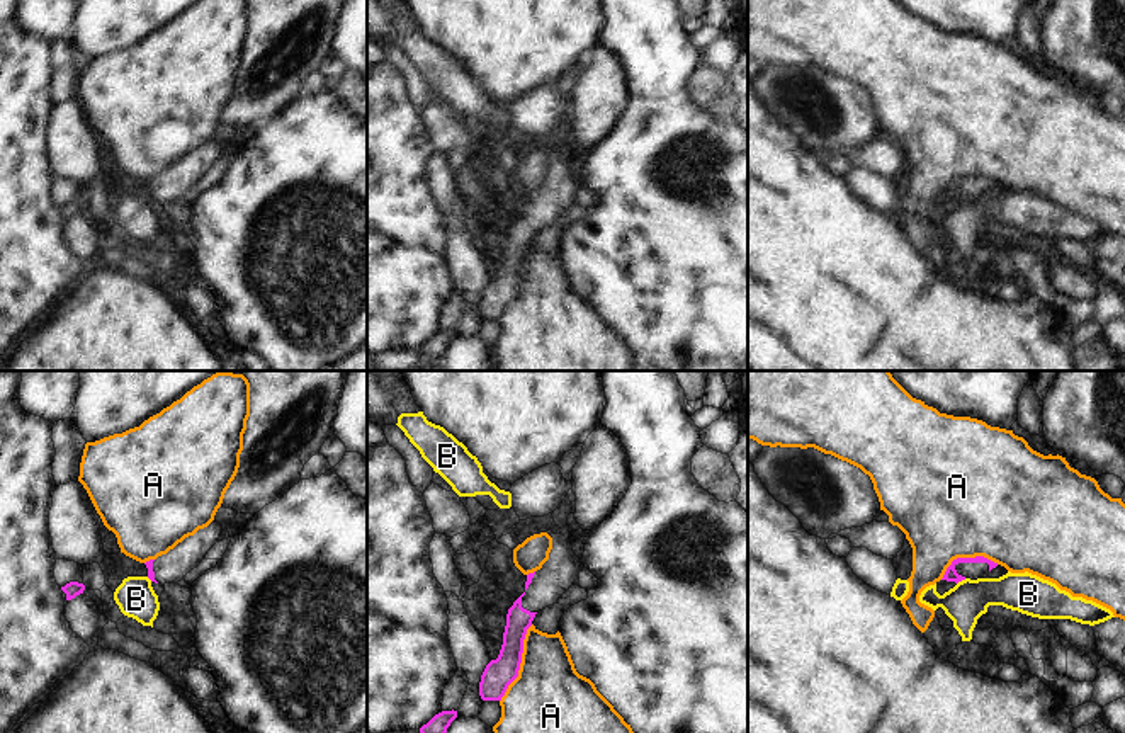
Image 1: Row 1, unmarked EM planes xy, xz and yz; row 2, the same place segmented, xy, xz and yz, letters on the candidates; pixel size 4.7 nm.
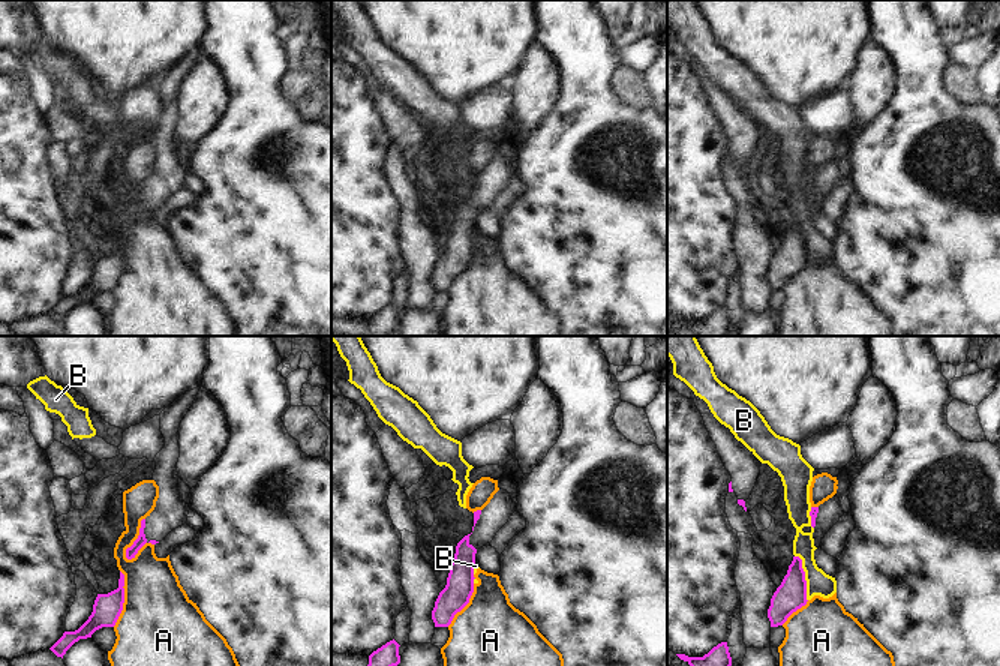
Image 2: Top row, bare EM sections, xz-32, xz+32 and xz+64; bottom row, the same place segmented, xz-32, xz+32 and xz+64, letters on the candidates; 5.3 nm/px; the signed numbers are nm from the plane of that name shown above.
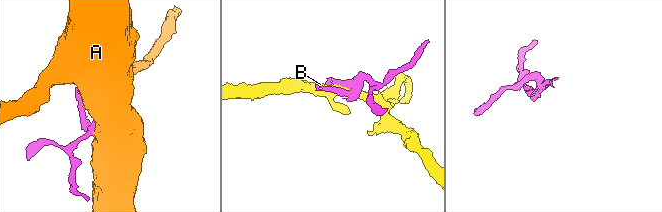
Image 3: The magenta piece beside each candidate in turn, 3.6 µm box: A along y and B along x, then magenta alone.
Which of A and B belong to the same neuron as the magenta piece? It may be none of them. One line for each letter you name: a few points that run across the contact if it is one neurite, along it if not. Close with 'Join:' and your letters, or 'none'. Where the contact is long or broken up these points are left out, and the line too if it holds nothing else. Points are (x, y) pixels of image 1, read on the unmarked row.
Join: none.

